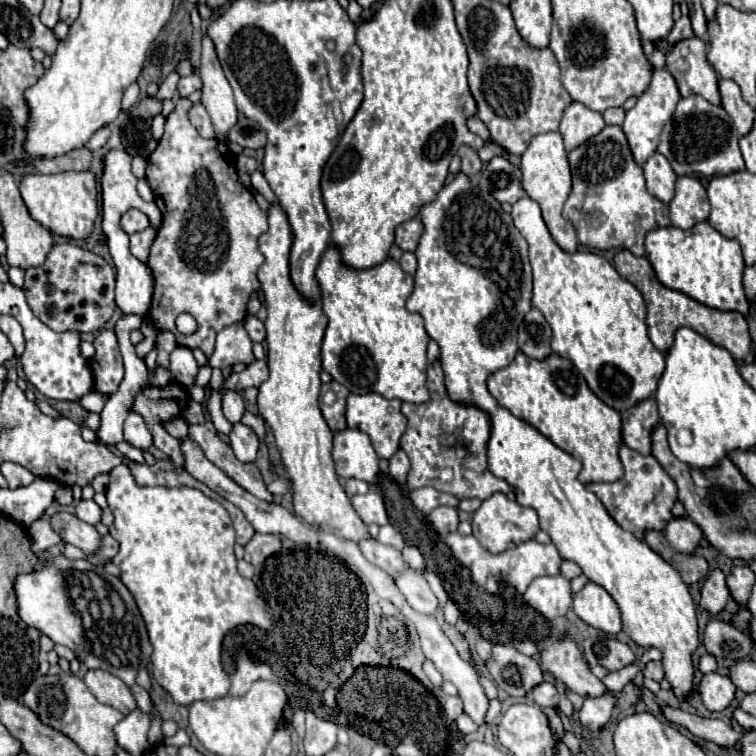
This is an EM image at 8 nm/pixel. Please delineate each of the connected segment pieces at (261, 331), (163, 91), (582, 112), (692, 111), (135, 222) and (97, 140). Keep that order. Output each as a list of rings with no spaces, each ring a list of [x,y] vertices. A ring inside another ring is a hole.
[[[248,315],[248,317],[244,319],[244,329],[248,331],[248,335],[250,335],[252,341],[264,341],[264,339],[266,339],[264,323],[262,323],[256,315]]]
[[[172,71],[172,73],[164,79],[164,83],[160,85],[160,91],[158,91],[154,97],[156,97],[156,99],[166,99],[166,97],[172,97],[172,93],[176,91],[178,79],[180,79],[180,75],[178,75],[176,71]]]
[[[572,101],[562,115],[560,121],[560,133],[564,137],[564,145],[566,151],[572,151],[576,145],[582,145],[584,141],[588,141],[590,137],[594,137],[596,133],[600,133],[604,129],[604,117],[602,113],[596,113],[592,109],[588,109],[586,105]]]
[[[690,95],[678,101],[672,119],[662,131],[658,151],[670,161],[676,175],[710,179],[724,173],[734,173],[736,169],[744,169],[744,159],[738,141],[740,133],[722,105],[712,105],[700,95]]]
[[[130,209],[128,213],[124,213],[124,217],[120,219],[120,229],[128,235],[136,233],[136,231],[144,231],[148,227],[148,217],[138,211],[138,209]]]
[[[104,125],[104,127],[100,127],[90,139],[88,139],[88,143],[86,143],[86,147],[90,149],[90,151],[94,151],[94,149],[100,149],[100,147],[104,147],[106,145],[106,141],[108,141],[108,137],[110,137],[110,127],[108,125]]]

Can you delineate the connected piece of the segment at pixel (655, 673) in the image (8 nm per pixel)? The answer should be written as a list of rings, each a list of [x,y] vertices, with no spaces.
[[[650,661],[644,669],[644,677],[650,677],[654,681],[662,681],[664,679],[664,667],[660,661]]]

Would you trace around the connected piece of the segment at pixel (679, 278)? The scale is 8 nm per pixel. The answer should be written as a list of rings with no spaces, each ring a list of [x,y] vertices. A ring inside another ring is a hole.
[[[706,221],[696,223],[690,229],[660,227],[646,235],[646,257],[652,263],[656,277],[662,285],[686,293],[688,297],[720,311],[738,311],[748,315],[748,301],[742,289],[744,259],[736,239],[724,237],[712,229]]]

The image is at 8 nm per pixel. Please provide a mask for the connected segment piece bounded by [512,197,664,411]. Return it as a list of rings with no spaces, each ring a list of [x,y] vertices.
[[[522,197],[512,207],[512,219],[518,227],[520,235],[528,241],[528,255],[530,265],[534,271],[534,291],[532,291],[532,305],[542,311],[548,325],[552,327],[552,351],[568,357],[580,373],[586,377],[588,387],[612,409],[624,411],[642,401],[644,397],[652,397],[658,387],[658,379],[664,371],[664,355],[658,351],[650,337],[644,323],[646,305],[640,291],[624,279],[614,265],[610,265],[602,255],[594,251],[576,251],[568,253],[556,245],[552,239],[544,219],[540,205],[530,197]]]

